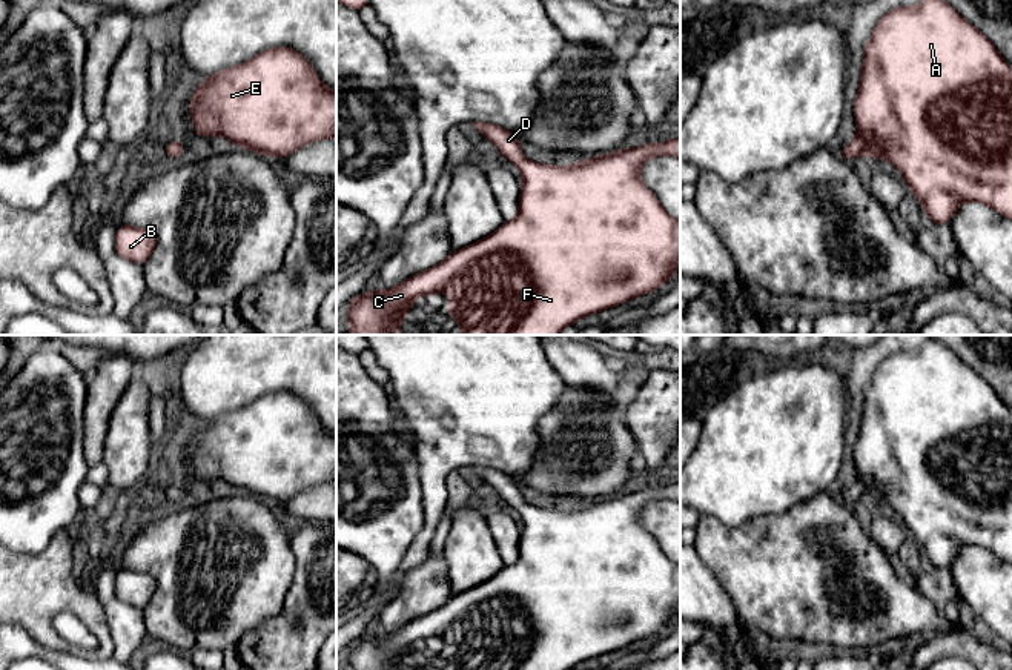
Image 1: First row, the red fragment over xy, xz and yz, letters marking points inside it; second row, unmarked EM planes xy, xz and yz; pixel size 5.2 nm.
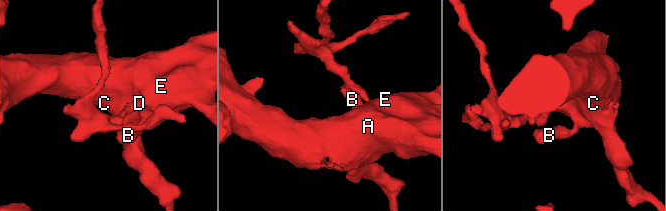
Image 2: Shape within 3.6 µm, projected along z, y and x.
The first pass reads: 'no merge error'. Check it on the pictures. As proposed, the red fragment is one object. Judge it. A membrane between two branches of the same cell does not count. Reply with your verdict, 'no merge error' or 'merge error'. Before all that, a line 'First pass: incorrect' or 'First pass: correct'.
First pass: correct
no merge error

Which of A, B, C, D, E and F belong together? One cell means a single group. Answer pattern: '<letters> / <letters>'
A B C D E F

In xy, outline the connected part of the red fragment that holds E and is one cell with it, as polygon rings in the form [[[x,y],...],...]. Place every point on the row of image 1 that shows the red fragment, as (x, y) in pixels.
[[[289,46],[203,78],[189,108],[197,135],[221,135],[270,158],[326,137],[336,141],[336,92]]]

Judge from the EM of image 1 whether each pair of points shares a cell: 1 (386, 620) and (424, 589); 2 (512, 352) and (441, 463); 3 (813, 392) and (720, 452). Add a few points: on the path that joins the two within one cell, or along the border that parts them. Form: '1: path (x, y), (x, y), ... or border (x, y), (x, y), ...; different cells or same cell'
1: path (395, 613), (415, 598); same cell
2: path (484, 380), (467, 397), (452, 435); same cell
3: path (790, 403), (744, 446); same cell

